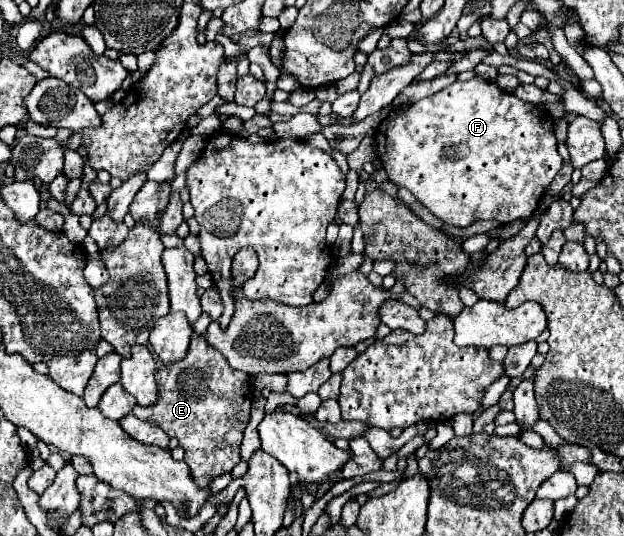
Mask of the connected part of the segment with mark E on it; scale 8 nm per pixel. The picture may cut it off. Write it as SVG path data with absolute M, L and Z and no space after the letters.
M192 334L188 354L182 362L160 366L156 370L158 400L150 408L136 408L132 414L140 420L154 422L184 448L184 462L194 474L198 486L208 486L216 476L232 472L240 462L240 442L250 420L252 392L250 376L226 366L222 354L206 346L204 336Z

